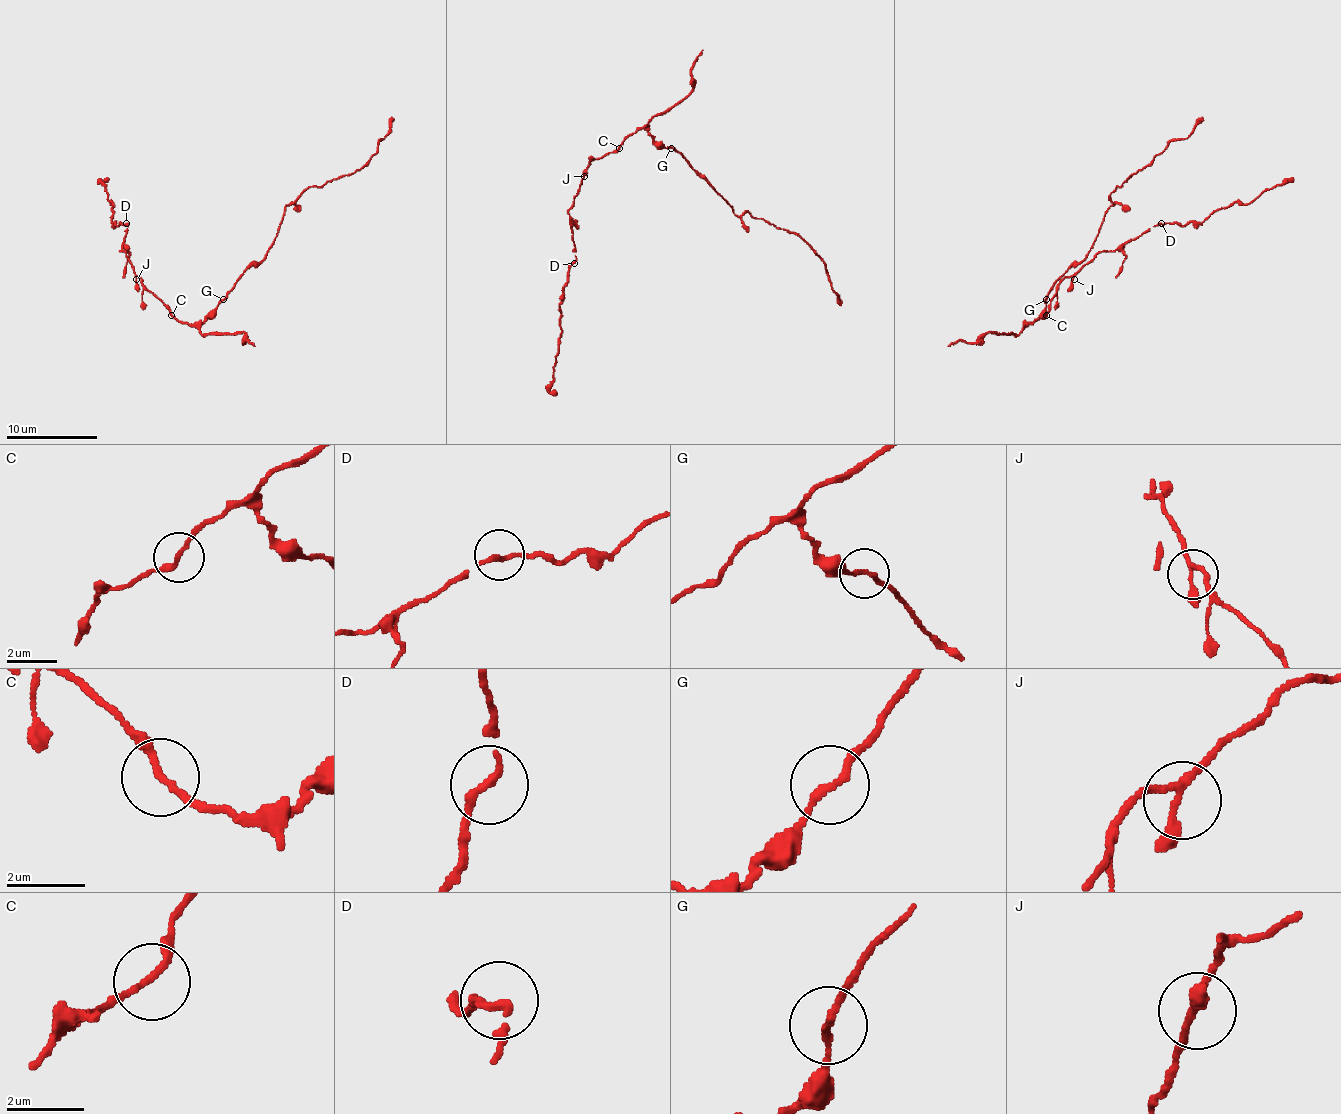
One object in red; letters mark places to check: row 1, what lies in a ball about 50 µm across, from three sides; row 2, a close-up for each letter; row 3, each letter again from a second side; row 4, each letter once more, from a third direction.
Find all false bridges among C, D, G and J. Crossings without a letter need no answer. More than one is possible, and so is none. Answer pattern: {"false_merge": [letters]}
{"false_merge": []}

